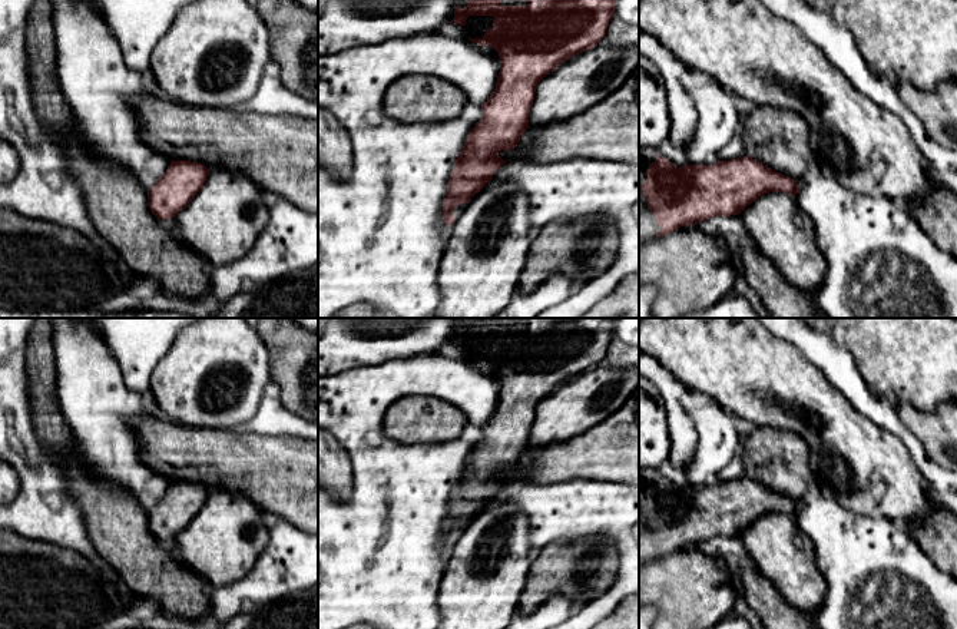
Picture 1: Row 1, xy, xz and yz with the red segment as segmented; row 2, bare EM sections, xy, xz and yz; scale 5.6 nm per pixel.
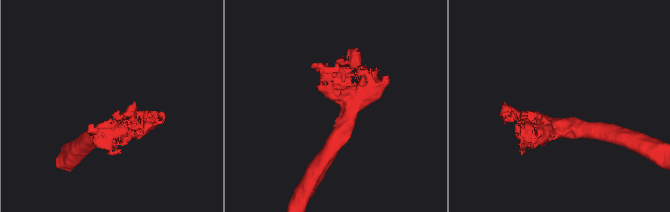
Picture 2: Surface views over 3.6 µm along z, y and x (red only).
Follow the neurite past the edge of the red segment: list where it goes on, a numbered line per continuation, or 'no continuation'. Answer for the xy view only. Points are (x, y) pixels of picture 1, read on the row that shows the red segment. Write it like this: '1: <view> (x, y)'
no continuation

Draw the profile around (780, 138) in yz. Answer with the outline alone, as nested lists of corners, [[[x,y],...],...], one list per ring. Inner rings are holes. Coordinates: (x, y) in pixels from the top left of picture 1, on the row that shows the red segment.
[[[755,106],[742,122],[744,152],[772,171],[801,179],[812,159],[809,128],[789,109]]]

